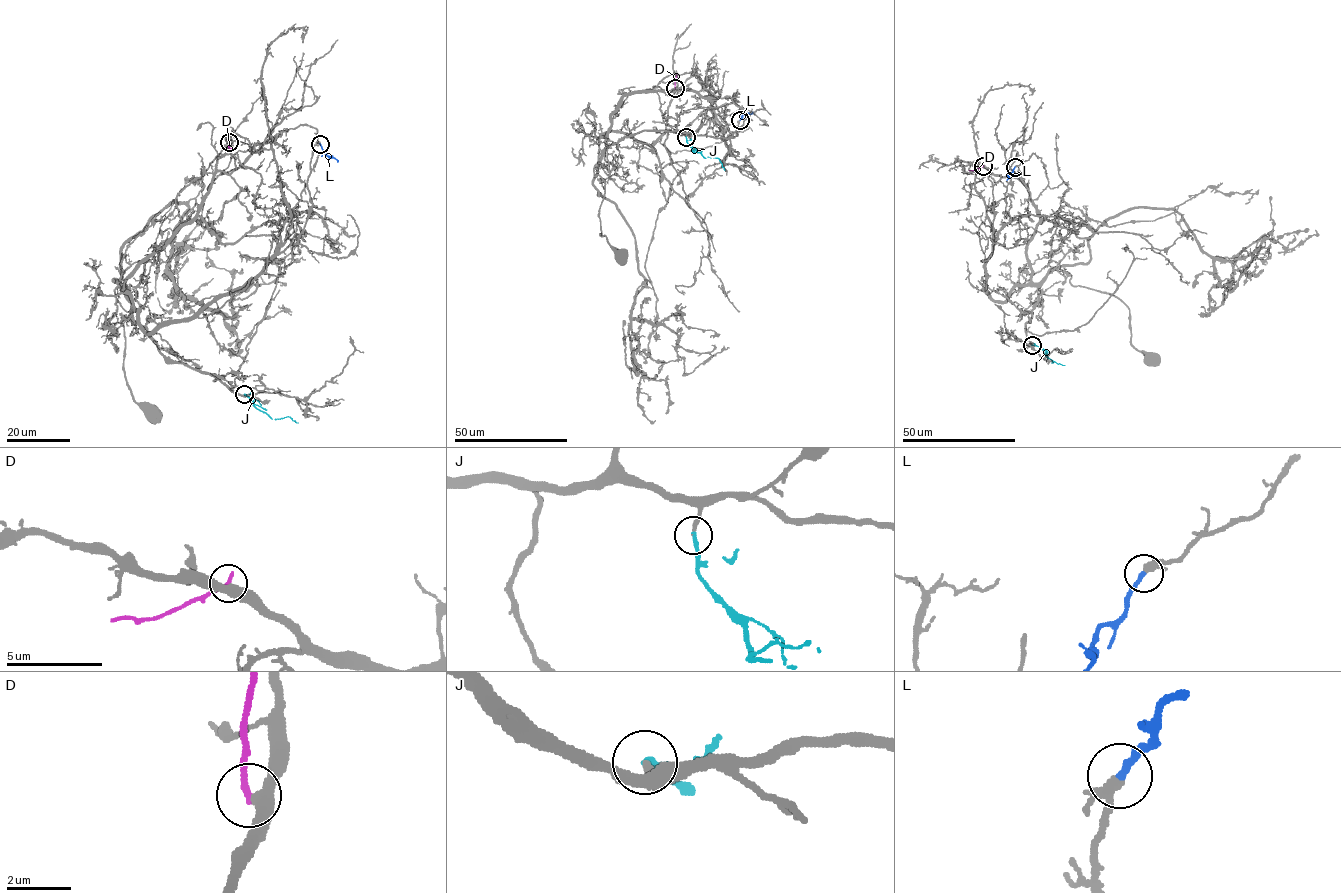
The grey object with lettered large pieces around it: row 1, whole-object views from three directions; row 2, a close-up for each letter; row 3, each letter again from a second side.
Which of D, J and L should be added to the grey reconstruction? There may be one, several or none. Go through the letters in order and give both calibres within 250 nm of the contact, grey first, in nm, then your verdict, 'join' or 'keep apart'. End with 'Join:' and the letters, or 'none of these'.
D: 420/220 nm | keep apart
J: 190/200 nm | join
L: 280/240 nm | join
Join: J, L

